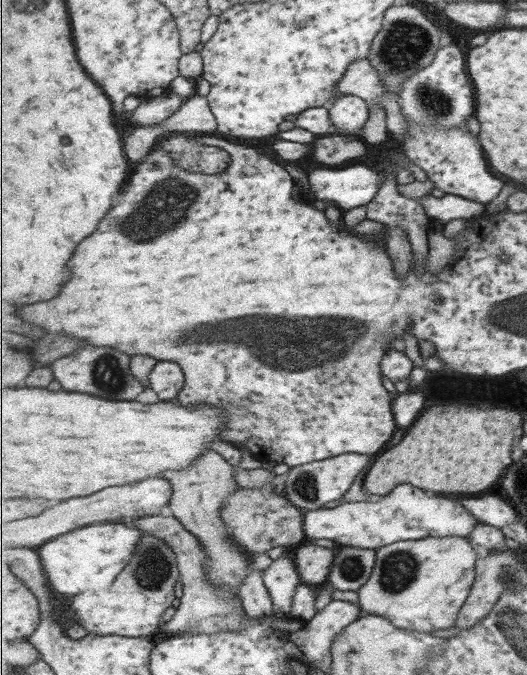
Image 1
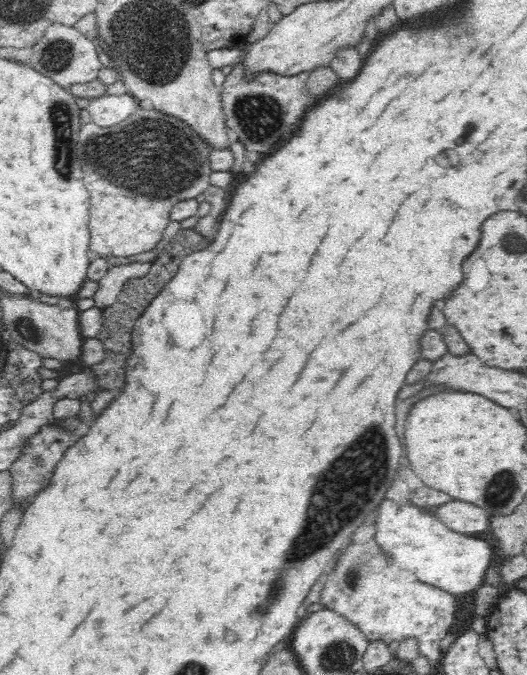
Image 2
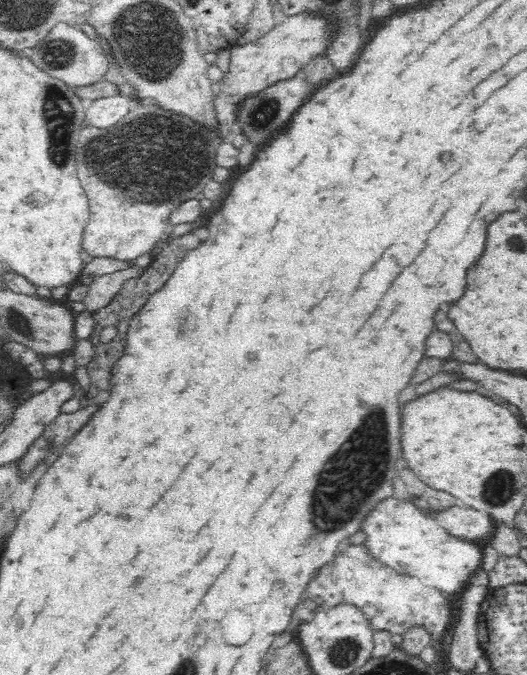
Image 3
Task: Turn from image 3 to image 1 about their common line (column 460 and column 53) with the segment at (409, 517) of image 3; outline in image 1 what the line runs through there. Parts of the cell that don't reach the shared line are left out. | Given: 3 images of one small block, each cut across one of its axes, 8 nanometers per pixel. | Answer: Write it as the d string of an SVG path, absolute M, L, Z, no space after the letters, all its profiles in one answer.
M101 524L101 526L86 526L69 532L65 536L53 540L37 548L39 558L48 574L52 590L61 594L81 594L85 590L97 590L111 586L117 577L125 570L125 566L135 555L143 531L135 526L125 524Z

